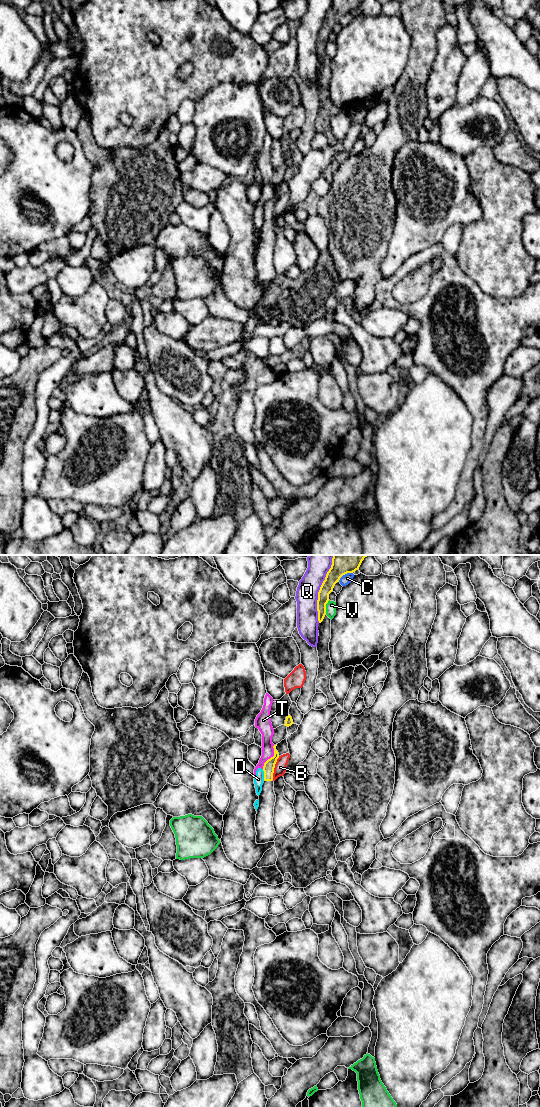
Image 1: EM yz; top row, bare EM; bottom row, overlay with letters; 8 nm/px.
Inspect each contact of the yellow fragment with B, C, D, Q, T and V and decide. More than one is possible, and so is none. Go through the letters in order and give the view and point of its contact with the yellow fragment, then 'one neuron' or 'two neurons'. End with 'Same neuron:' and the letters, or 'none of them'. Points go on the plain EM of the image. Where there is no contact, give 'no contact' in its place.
B: meets yellow in yz at (274, 207); two neurons
C: meets yellow in yz at (344, 14); two neurons
D: meets yellow in yz at (264, 215); two neurons
Q: meets yellow in yz at (319, 31); two neurons
T: meets yellow in yz at (271, 197); two neurons
V: meets yellow in yz at (325, 47); two neurons
Same neuron: none of them

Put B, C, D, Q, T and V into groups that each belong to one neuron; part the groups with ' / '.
B / C / D T / Q / V

